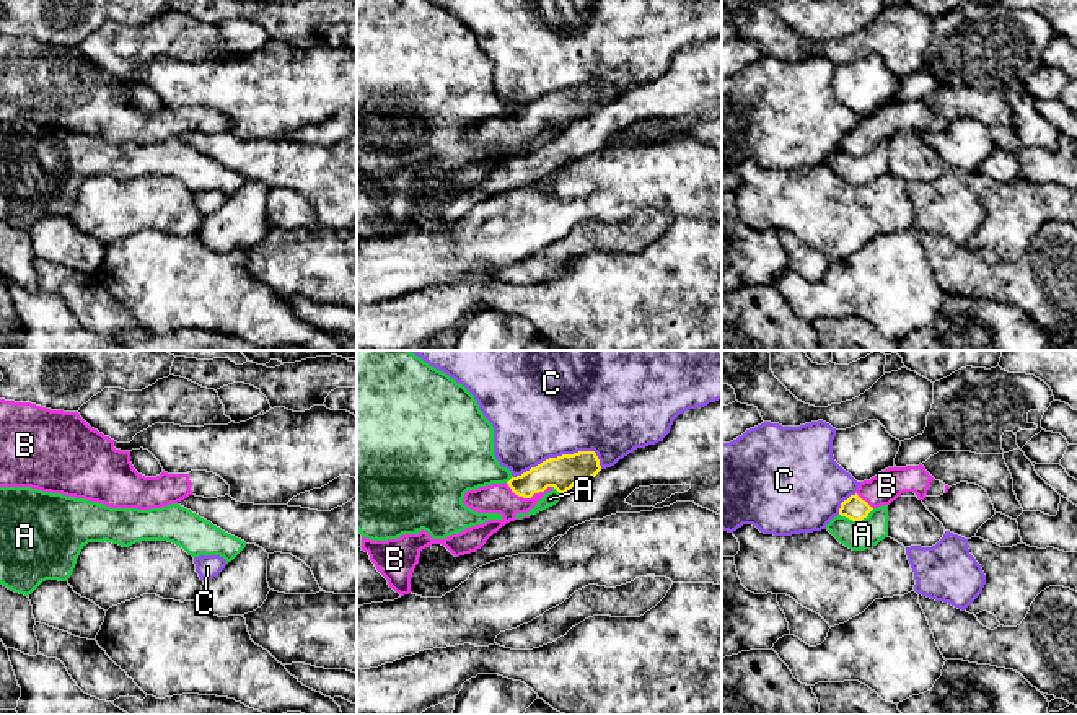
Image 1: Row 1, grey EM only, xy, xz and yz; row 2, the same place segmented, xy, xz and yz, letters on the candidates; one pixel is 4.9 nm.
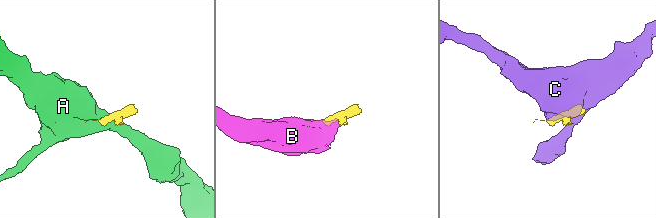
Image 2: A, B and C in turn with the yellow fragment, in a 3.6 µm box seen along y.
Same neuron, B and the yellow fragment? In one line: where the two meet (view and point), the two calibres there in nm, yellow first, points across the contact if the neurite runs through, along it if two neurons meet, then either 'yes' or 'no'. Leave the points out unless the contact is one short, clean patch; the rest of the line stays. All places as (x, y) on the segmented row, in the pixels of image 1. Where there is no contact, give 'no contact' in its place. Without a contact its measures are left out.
contact xz (528, 497); calibres 170 and 140 nm; yes

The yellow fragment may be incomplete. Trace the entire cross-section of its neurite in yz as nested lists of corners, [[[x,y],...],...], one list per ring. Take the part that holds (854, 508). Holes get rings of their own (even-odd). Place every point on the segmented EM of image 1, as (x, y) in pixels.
[[[922,464],[888,467],[870,480],[859,484],[857,493],[841,503],[839,515],[852,521],[862,521],[873,508],[890,505],[898,497],[940,497],[948,485],[935,480]]]

